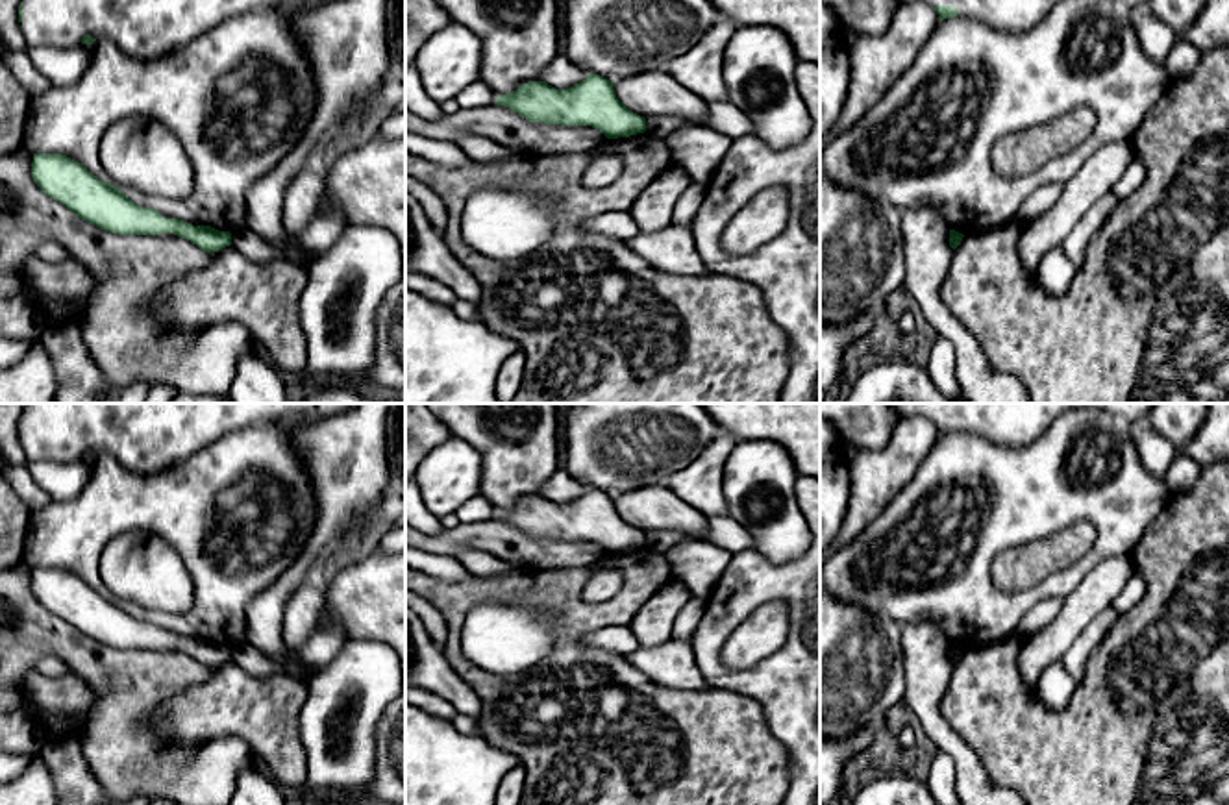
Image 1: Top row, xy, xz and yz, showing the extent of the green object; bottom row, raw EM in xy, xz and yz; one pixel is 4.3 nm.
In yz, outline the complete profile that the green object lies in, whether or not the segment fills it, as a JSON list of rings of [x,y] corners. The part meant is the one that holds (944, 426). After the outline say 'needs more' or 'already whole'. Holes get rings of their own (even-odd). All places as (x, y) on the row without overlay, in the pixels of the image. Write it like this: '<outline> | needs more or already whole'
[[[892,403],[900,418],[927,418],[938,433],[972,433],[996,444],[1027,446],[1068,409],[1099,409],[1116,418],[1148,418],[1151,403]]] | needs more

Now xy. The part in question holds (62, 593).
[[[33,568],[37,601],[81,635],[118,650],[174,648],[213,668],[231,659],[230,646],[165,633],[152,622],[131,616],[118,601],[104,598],[81,577],[61,568]]] | already whole

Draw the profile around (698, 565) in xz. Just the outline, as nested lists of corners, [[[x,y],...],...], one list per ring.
[[[685,539],[664,551],[672,577],[683,581],[692,598],[707,600],[733,553],[711,542]]]

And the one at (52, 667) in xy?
[[[57,657],[35,659],[35,661],[30,661],[30,666],[33,666],[39,674],[48,677],[59,677],[68,674],[67,663]]]

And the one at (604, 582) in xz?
[[[594,564],[583,590],[592,598],[592,603],[605,603],[620,592],[622,585],[622,570],[609,564]]]

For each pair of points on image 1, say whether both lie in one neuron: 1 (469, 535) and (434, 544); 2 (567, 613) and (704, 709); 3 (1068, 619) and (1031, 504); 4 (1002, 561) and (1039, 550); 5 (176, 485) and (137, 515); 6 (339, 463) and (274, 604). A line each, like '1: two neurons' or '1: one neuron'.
1: one neuron
2: one neuron
3: two neurons
4: one neuron
5: one neuron
6: one neuron

